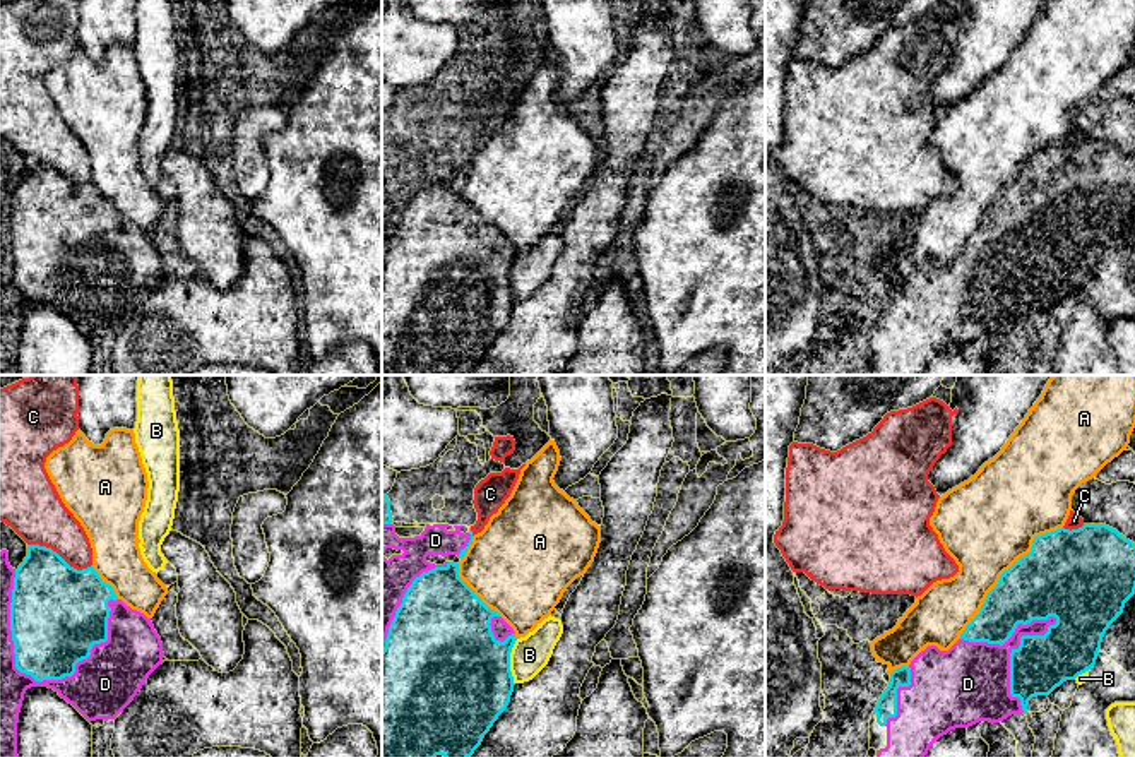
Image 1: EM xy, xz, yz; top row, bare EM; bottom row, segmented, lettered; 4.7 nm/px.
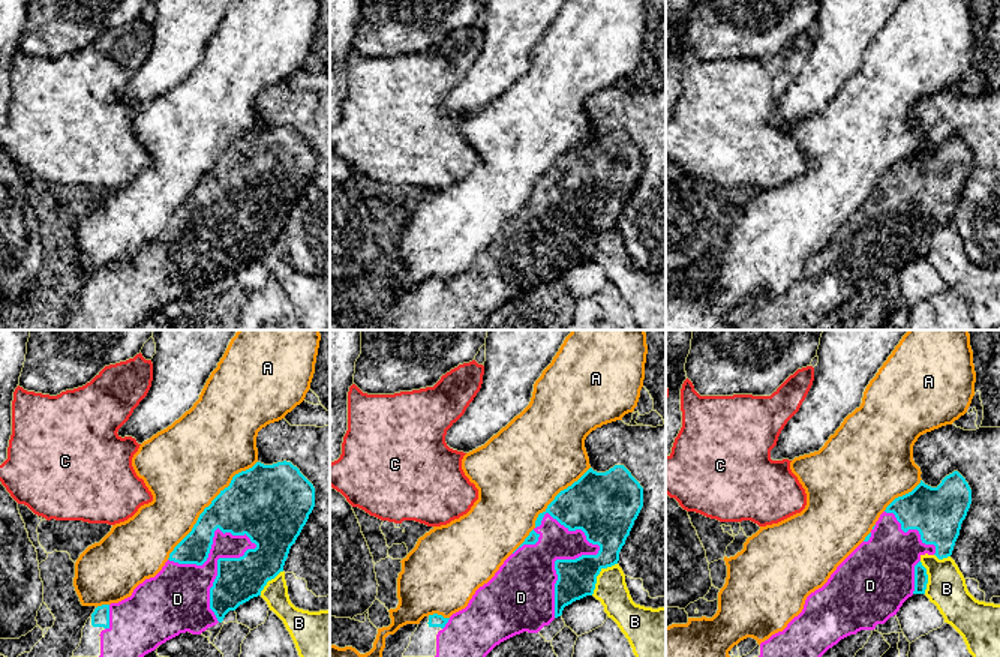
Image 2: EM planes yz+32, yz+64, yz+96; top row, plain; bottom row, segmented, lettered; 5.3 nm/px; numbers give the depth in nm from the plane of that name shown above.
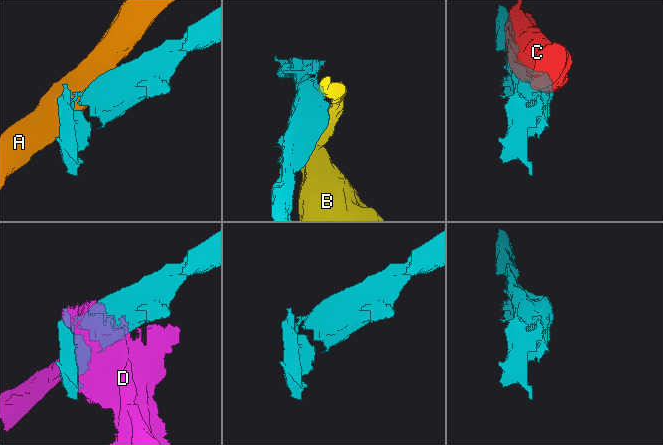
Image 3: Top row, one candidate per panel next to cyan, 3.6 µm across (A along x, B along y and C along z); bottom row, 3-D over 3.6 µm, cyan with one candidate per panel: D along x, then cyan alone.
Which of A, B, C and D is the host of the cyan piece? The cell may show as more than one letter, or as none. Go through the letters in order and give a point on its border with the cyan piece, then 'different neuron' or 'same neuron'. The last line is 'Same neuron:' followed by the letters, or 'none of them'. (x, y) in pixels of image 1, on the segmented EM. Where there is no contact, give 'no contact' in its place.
A: yz (1004, 572) | different neuron
B: xz (509, 661) | different neuron
C: xy (59, 555) | different neuron
D: xy (14, 644) | same neuron
Same neuron: D

